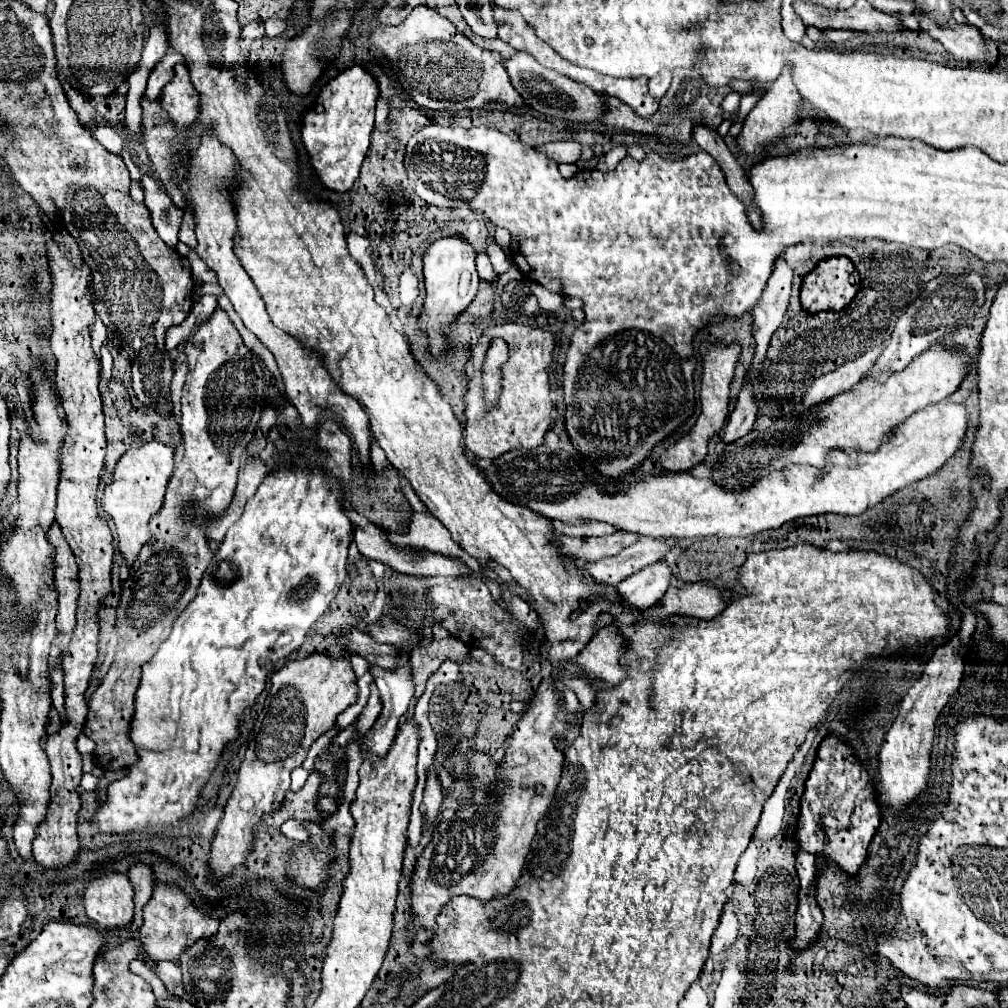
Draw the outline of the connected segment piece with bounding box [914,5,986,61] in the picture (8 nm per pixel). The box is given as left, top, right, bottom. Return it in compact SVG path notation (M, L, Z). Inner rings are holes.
M918 5L914 7L914 15L920 17L920 29L928 33L932 39L940 41L948 53L952 53L956 59L986 59L986 49L980 39L980 31L974 25L968 23L956 23L954 19L946 21L944 25L938 25L934 19L928 17Z

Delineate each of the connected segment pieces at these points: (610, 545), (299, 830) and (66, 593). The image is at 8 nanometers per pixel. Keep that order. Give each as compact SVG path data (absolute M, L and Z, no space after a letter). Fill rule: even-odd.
M616 531L612 535L604 537L568 537L558 535L558 541L562 545L562 553L570 553L570 557L578 561L598 561L604 557L612 557L620 553L622 549L630 547L640 535L630 531Z
M289 819L281 825L281 832L286 835L289 839L292 839L297 842L304 842L308 840L308 833L302 827L302 822Z
M52 523L48 529L48 541L54 545L52 561L54 561L54 589L56 589L56 629L60 637L56 637L52 643L60 647L60 655L66 651L66 645L70 643L70 635L76 625L76 599L78 599L78 567L74 561L74 555L62 535L62 529L58 523Z

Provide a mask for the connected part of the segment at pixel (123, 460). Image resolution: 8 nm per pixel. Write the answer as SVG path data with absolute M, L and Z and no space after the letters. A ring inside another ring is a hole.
M150 441L138 449L130 449L120 457L114 469L112 483L104 491L102 509L116 525L118 551L128 567L136 561L140 549L152 541L152 535L148 531L148 521L154 515L158 515L162 509L164 503L162 495L170 481L170 471L174 469L170 467L170 461L172 461L172 449L158 441Z

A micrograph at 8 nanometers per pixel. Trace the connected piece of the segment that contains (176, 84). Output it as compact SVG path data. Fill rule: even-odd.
M180 63L176 65L174 79L162 89L160 103L168 111L171 121L176 123L178 141L182 141L184 129L190 127L198 116L199 95L188 77L188 69Z

